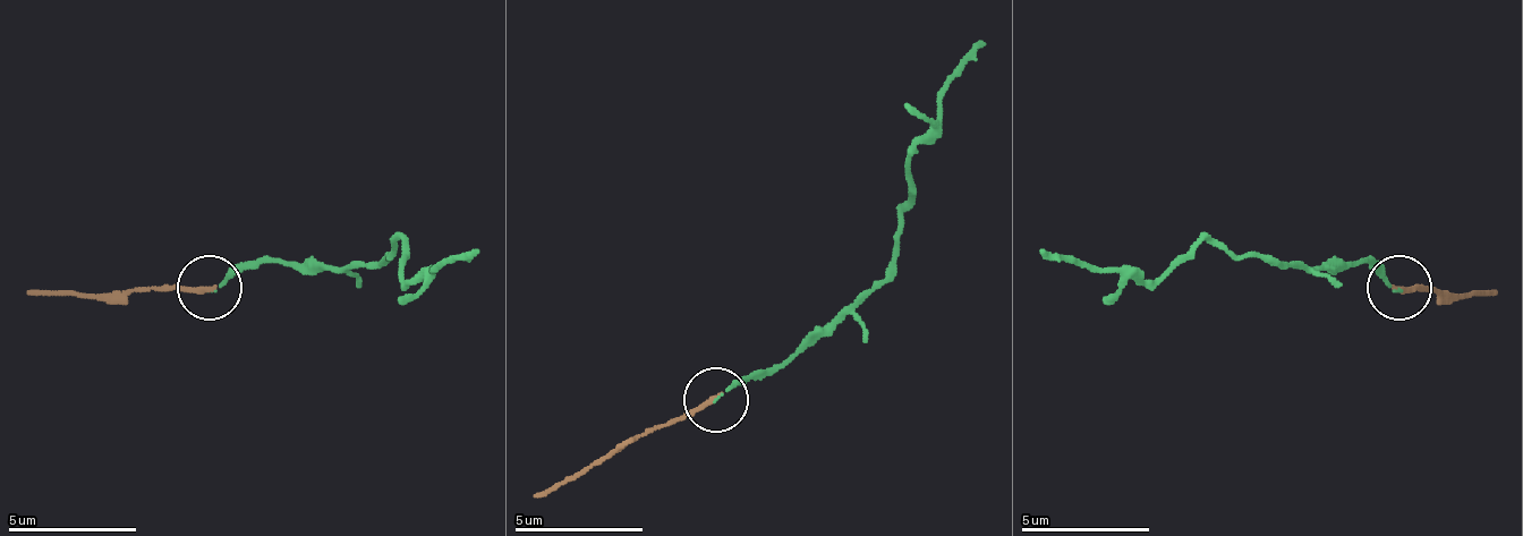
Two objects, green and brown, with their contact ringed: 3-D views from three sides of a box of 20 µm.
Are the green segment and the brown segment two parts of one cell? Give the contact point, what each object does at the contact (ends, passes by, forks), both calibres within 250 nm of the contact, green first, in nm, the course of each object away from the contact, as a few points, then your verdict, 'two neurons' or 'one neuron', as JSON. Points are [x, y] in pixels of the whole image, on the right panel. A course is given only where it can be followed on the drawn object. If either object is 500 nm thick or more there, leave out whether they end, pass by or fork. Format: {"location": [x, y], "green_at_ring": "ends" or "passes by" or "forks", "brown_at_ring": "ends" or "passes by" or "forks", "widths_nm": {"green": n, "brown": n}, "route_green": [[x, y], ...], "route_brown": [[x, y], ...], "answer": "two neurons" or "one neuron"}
{"location": [1400, 287], "green_at_ring": "ends", "brown_at_ring": "ends", "widths_nm": {"green": 90, "brown": 220}, "route_green": [[1397, 286], [1366, 260], [1276, 260], [1199, 240], [1141, 279], [1077, 266], [1038, 254]], "route_brown": [[1397, 286], [1494, 292]], "answer": "one neuron"}

